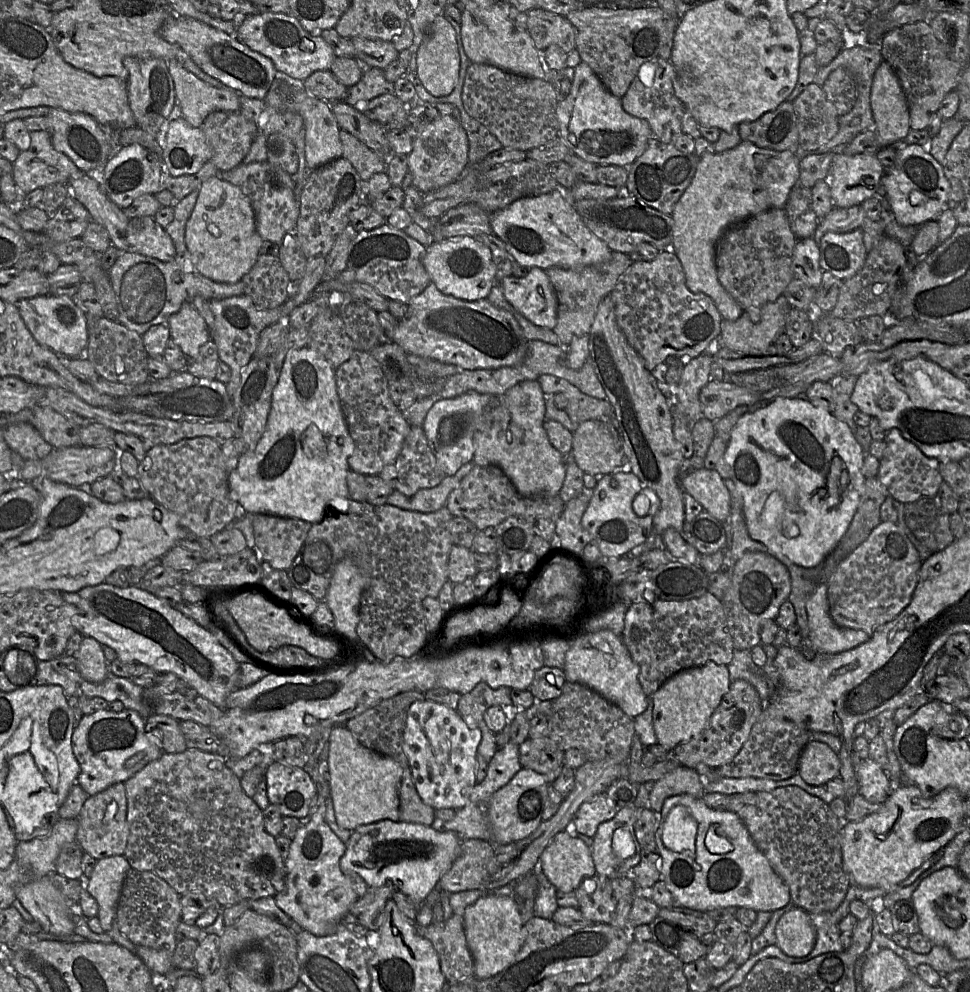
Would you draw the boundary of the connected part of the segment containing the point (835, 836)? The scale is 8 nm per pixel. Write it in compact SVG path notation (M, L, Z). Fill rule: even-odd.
M798 786L777 787L771 791L760 791L756 805L745 805L736 813L746 825L754 843L770 862L773 869L788 885L792 902L808 913L835 911L846 898L851 878L843 867L841 829L844 822L825 803Z

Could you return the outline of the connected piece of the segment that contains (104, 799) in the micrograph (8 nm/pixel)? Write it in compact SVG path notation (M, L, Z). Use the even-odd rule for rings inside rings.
M121 782L116 783L98 794L89 796L83 804L78 820L76 841L84 853L88 853L96 860L123 855L129 836L125 785Z

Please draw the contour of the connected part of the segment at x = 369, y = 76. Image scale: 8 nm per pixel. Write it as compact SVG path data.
M365 68L360 81L348 87L345 102L361 109L363 104L385 94L395 95L395 92L394 84L387 81L384 70Z

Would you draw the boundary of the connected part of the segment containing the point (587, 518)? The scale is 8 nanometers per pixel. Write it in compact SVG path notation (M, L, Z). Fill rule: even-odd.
M631 471L605 474L594 489L593 496L582 517L583 528L590 533L603 557L625 557L643 545L653 533L653 516L638 516L633 510L635 497L647 487Z

